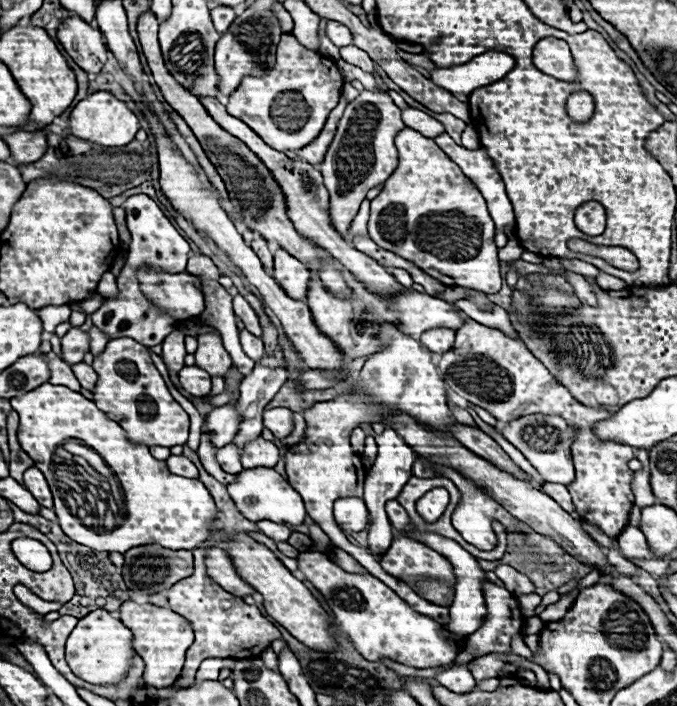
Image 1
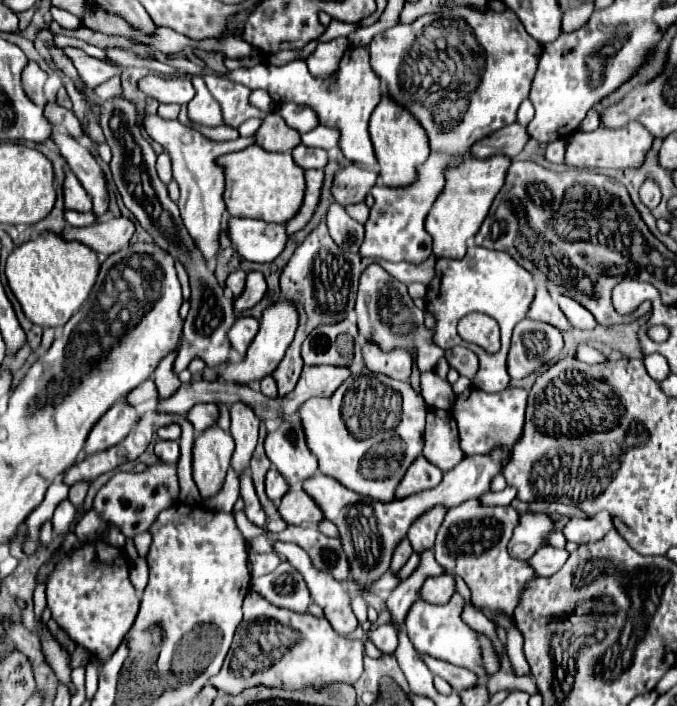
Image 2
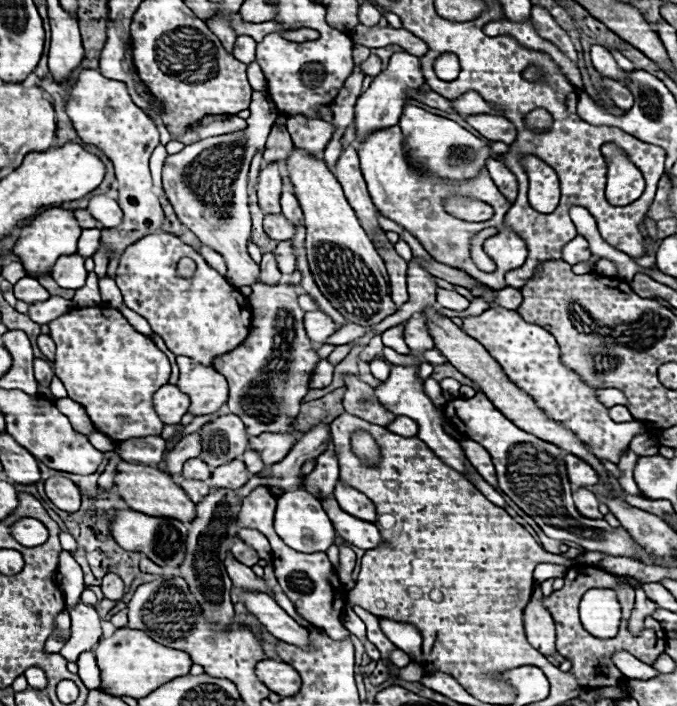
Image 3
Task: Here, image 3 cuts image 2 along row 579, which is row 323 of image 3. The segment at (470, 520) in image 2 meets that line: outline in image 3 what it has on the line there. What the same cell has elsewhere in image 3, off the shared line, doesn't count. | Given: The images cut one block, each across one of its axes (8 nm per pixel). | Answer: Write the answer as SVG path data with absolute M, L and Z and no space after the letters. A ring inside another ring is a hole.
M492 306L480 316L462 318L460 328L486 346L490 356L504 368L506 376L518 388L526 390L550 418L568 426L592 452L596 452L598 458L618 464L620 456L630 448L632 438L644 432L644 426L638 420L628 424L612 422L608 408L598 402L596 388L584 384L576 372L564 366L562 352L554 336L538 324L528 324L516 310Z

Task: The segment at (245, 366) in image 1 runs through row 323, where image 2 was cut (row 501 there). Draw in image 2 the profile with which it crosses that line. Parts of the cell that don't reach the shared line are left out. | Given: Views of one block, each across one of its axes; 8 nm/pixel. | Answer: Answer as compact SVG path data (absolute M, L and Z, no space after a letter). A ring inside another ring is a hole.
M228 470L220 492L216 496L204 498L204 504L210 508L218 508L220 512L232 512L236 500L238 500L238 474L236 470Z

